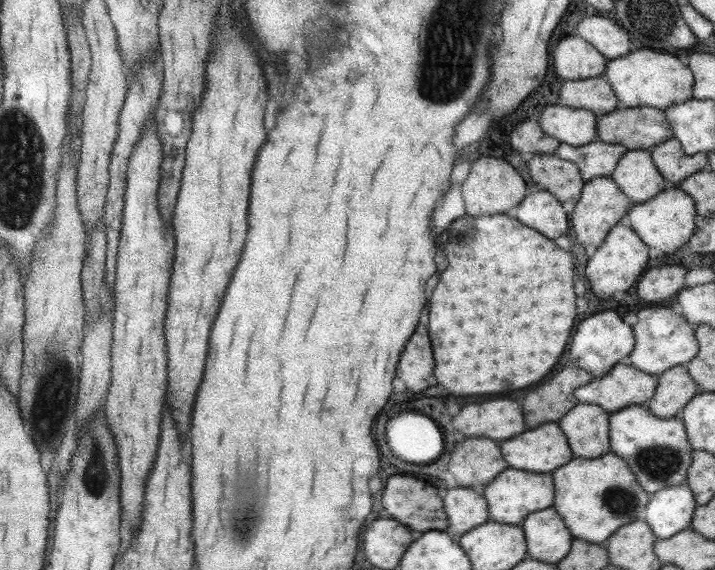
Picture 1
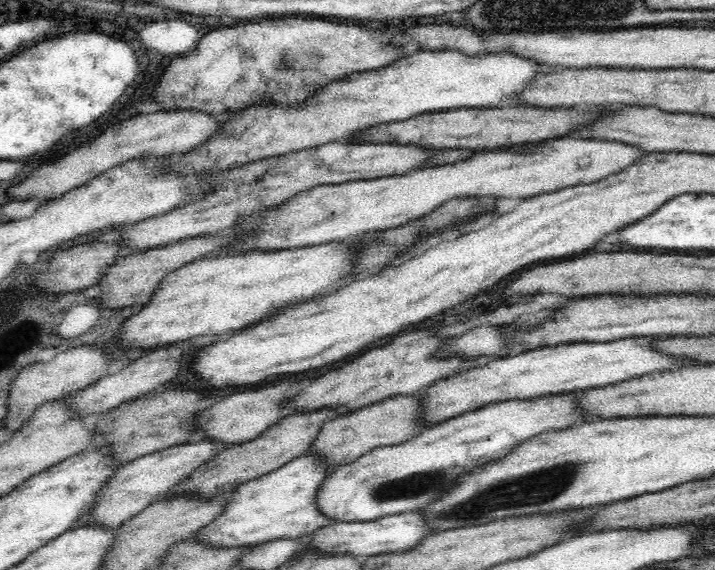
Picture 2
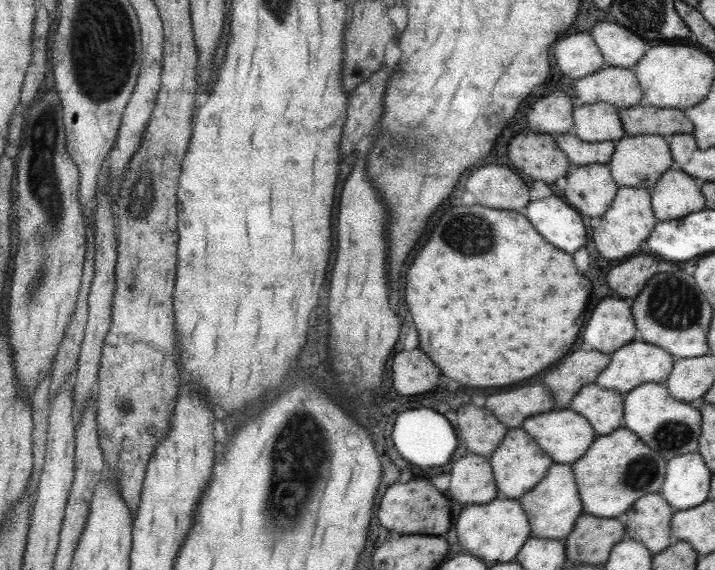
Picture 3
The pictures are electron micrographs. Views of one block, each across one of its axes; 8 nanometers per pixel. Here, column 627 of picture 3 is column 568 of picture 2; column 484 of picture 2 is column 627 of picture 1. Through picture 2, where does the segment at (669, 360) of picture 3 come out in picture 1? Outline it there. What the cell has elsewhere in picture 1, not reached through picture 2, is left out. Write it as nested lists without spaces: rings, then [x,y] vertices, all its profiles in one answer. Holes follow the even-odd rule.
[[[626,361],[619,362],[611,367],[603,376],[592,379],[583,386],[578,386],[574,390],[578,403],[596,404],[608,413],[623,409],[627,405],[645,405],[653,396],[658,383],[658,375],[647,374],[637,370]]]

